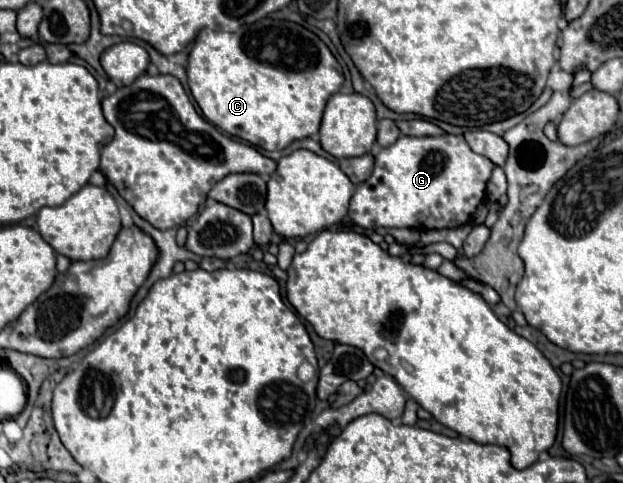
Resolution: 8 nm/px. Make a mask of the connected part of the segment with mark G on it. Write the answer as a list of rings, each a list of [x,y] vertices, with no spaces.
[[[400,136],[392,146],[382,148],[376,154],[372,176],[360,184],[350,200],[348,218],[362,228],[416,228],[416,230],[442,230],[458,228],[470,222],[472,214],[478,210],[486,196],[486,184],[494,164],[476,152],[470,150],[464,136]]]

